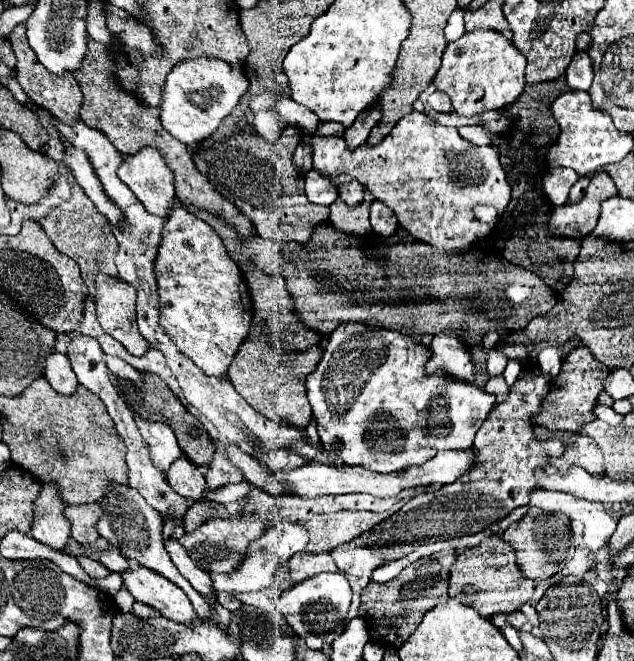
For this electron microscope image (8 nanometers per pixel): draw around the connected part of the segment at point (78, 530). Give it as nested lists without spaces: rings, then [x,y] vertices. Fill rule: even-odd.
[[[98,502],[92,504],[74,504],[66,506],[66,518],[72,522],[72,538],[80,544],[94,544],[98,538],[96,522],[102,516],[102,508]]]

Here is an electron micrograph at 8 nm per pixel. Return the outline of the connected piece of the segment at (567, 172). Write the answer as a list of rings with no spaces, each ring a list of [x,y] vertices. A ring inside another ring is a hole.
[[[554,168],[546,172],[542,186],[546,196],[552,200],[552,204],[558,206],[568,202],[568,192],[576,180],[578,180],[578,174],[572,168]]]

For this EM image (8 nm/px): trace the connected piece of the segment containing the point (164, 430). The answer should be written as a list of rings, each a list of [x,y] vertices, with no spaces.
[[[134,414],[136,426],[140,428],[142,438],[150,444],[150,454],[152,454],[152,462],[158,470],[168,472],[170,464],[182,456],[182,450],[176,442],[174,432],[170,430],[170,426],[156,422],[156,420],[148,420],[142,418],[142,414]]]

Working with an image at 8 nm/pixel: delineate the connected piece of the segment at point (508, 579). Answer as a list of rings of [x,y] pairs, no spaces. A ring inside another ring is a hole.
[[[490,534],[478,546],[466,548],[464,554],[456,558],[456,562],[450,568],[448,594],[460,598],[460,602],[472,606],[484,618],[490,618],[496,612],[520,610],[520,606],[532,598],[534,582],[530,578],[524,578],[516,562],[514,548],[506,544],[500,534]]]

